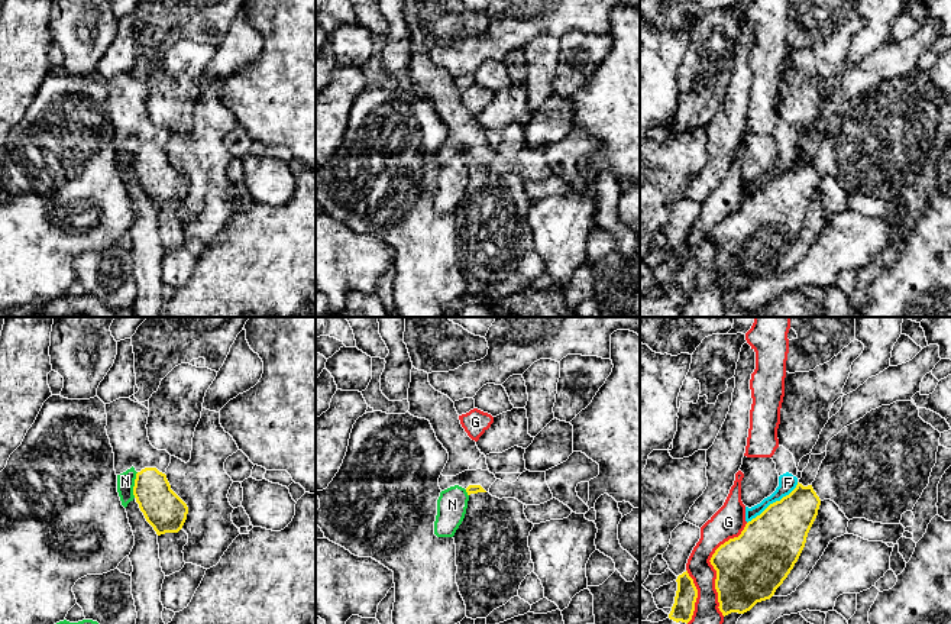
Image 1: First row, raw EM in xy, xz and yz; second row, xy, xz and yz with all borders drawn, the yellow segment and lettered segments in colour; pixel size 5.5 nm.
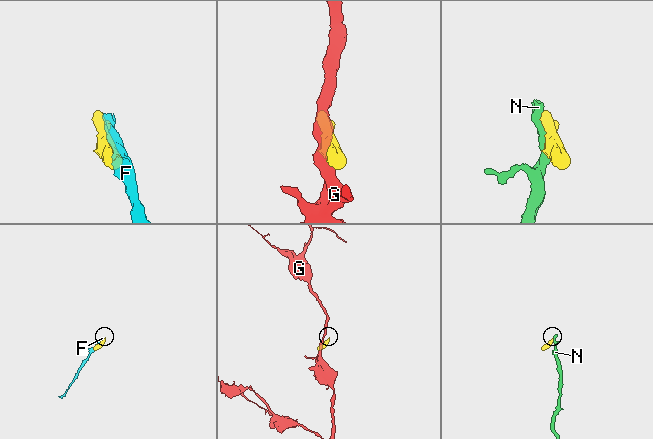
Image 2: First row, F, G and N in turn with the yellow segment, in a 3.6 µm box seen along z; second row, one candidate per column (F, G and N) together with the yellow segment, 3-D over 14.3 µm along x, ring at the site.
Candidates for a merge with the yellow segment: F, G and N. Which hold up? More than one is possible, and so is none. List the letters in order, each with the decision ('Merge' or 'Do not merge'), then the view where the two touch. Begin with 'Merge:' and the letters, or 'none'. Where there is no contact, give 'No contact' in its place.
Merge: none
F: Do not merge. Touches yellow in yz
G: Do not merge. Touches yellow in yz
N: Do not merge. Touches yellow in xy

